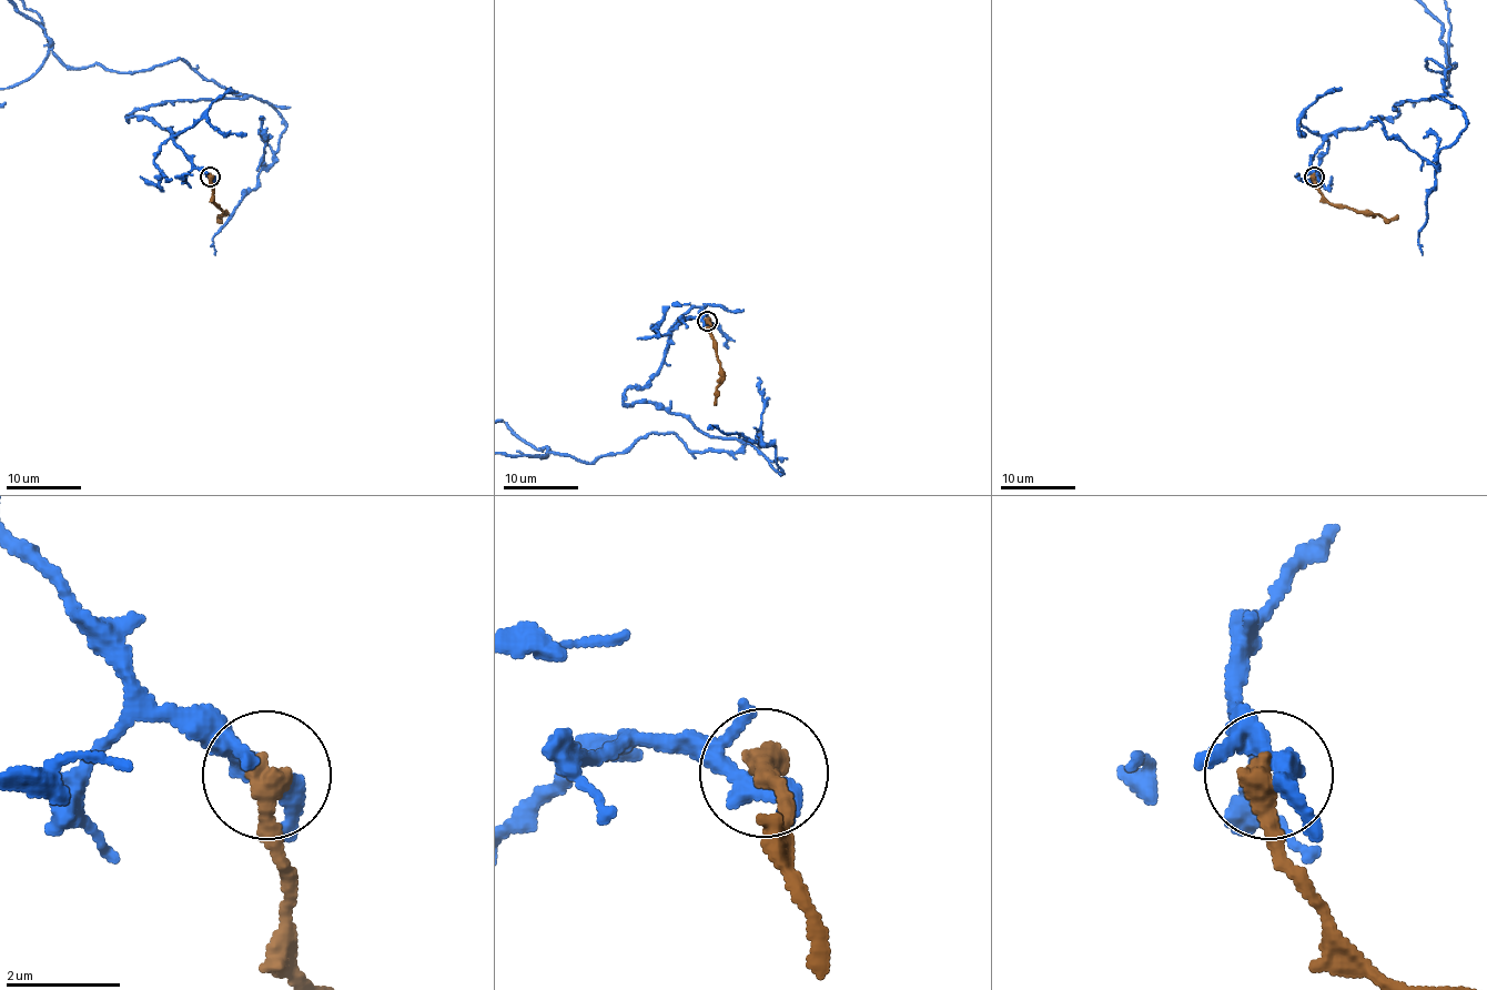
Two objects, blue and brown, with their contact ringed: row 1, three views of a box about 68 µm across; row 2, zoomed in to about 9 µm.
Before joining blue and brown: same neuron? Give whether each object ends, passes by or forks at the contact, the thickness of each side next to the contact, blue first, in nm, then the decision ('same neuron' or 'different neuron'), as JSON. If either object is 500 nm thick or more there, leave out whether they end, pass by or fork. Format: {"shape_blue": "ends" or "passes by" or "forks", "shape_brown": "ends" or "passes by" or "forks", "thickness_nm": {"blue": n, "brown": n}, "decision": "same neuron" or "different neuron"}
{"shape_blue": "passes by", "shape_brown": "ends", "thickness_nm": {"blue": 360, "brown": 480}, "decision": "different neuron"}

